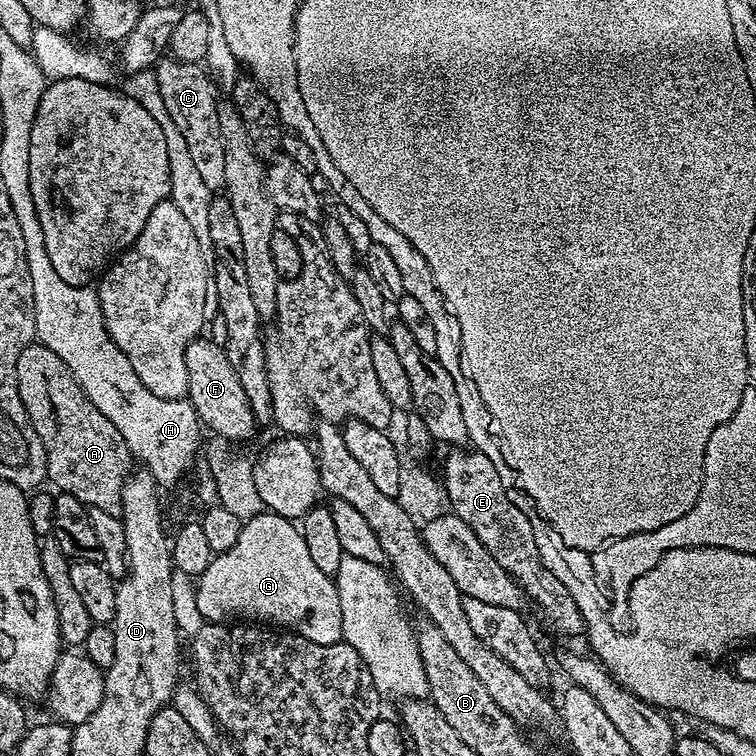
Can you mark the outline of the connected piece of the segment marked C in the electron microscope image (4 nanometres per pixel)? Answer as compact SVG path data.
M179 58L159 59L154 65L154 73L166 111L185 139L202 182L206 183L210 192L221 191L225 184L226 158L218 126L218 88L213 77L200 64L191 64Z

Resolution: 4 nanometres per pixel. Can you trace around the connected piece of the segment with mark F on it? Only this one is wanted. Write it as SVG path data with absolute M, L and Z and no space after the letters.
M197 338L186 346L186 378L188 390L186 398L194 406L201 425L212 432L217 432L224 440L248 440L256 432L258 421L254 410L238 382L230 358L226 358L223 347L212 340Z

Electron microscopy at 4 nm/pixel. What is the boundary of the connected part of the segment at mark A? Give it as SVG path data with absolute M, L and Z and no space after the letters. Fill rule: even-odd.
M33 342L25 346L18 354L16 373L22 406L26 406L26 414L46 450L48 480L88 507L119 513L122 490L128 473L133 471L134 457L126 446L126 438L118 434L118 426L90 402L66 362L44 344Z

